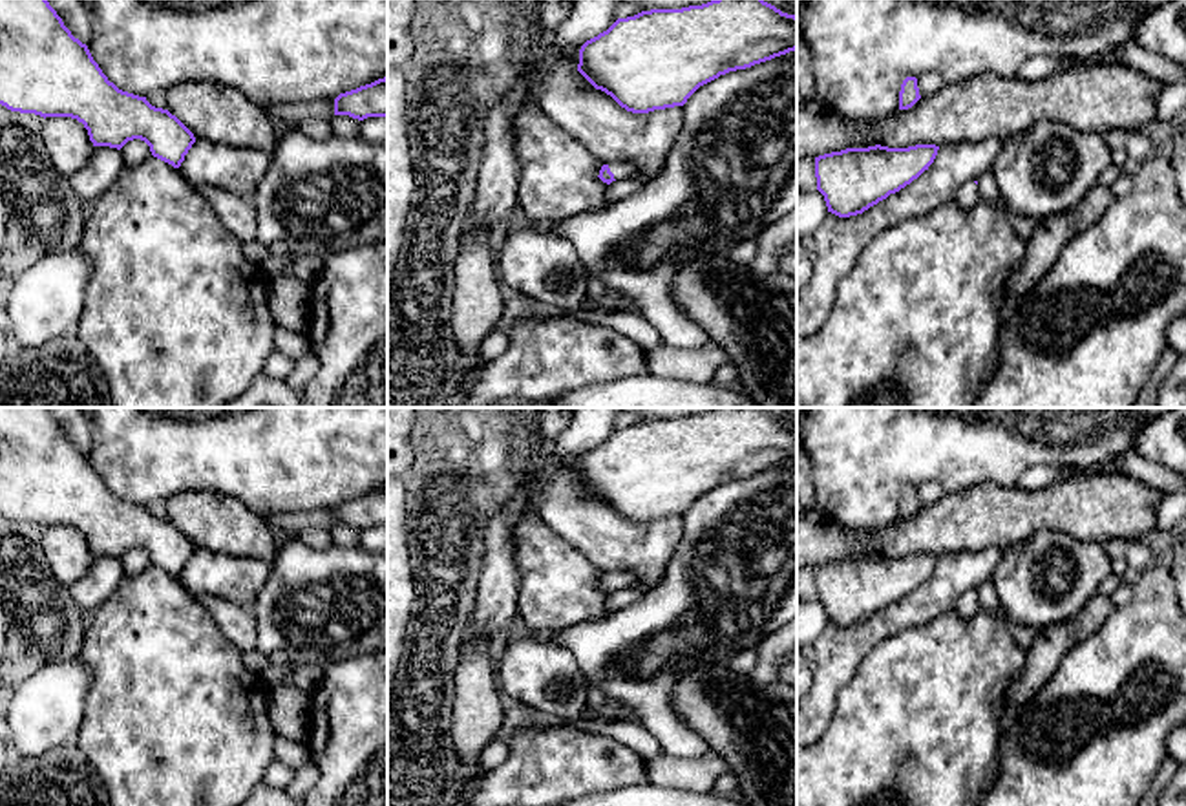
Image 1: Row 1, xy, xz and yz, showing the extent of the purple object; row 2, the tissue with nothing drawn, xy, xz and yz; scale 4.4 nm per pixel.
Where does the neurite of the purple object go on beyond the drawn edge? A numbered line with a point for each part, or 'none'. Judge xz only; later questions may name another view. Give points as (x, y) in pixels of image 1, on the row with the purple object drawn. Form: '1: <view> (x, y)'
1: xz (622, 170)

